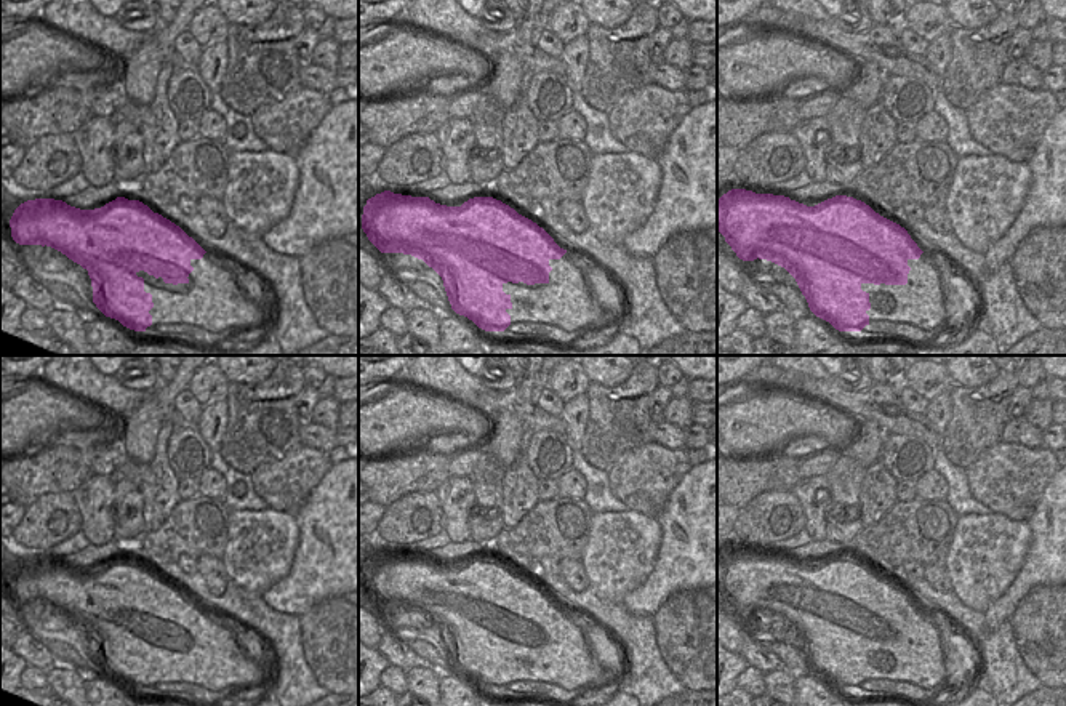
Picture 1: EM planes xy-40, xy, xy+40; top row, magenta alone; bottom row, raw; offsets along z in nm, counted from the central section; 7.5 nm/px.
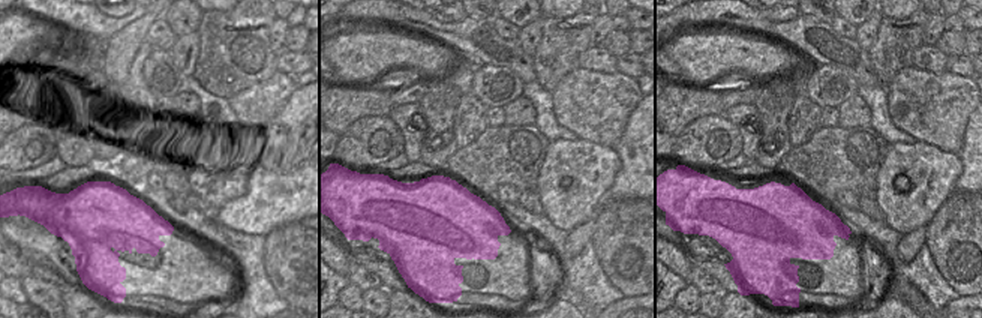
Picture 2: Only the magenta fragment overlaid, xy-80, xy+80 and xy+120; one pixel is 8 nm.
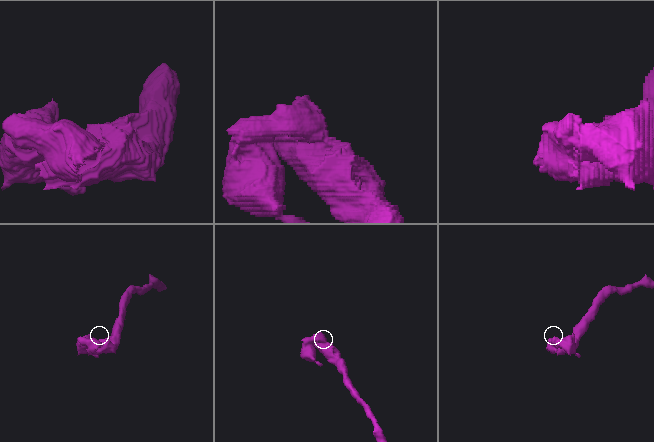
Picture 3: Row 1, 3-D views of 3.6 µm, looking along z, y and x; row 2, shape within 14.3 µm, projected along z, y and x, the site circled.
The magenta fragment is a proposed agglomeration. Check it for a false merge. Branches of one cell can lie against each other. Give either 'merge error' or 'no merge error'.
merge error

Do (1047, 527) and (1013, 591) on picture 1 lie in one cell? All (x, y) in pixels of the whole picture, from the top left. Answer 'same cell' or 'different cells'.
same cell

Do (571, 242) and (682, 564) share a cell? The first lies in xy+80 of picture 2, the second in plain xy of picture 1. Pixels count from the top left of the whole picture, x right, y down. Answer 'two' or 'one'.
one

